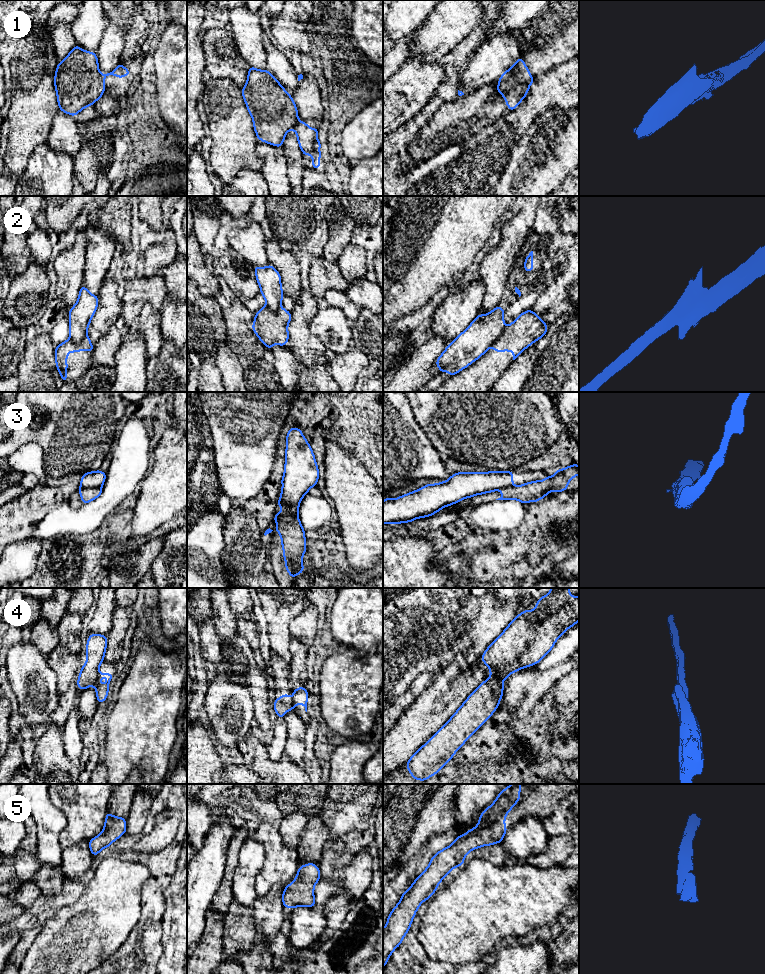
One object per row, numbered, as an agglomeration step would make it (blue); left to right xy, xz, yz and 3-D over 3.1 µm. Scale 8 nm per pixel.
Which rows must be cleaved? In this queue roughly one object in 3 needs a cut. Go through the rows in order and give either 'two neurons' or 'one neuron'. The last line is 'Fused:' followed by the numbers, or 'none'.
1: two neurons
2: two neurons
3: two neurons
4: two neurons
5: one neuron
Fused: 1, 2, 3, 4

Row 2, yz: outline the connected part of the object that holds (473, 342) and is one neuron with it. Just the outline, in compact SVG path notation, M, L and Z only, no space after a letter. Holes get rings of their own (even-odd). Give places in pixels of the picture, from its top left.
M498 305L486 315L478 314L473 322L446 347L437 359L436 366L440 368L439 373L448 371L449 375L453 376L479 359L499 339L506 328L503 319L504 313L504 309Z

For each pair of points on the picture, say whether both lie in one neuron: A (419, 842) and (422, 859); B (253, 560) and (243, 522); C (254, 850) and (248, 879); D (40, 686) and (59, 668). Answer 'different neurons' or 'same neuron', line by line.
A: different neurons
B: same neuron
C: same neuron
D: different neurons

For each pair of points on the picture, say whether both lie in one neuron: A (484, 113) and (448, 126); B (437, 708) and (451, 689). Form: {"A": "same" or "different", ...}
{"A": "same", "B": "same"}

